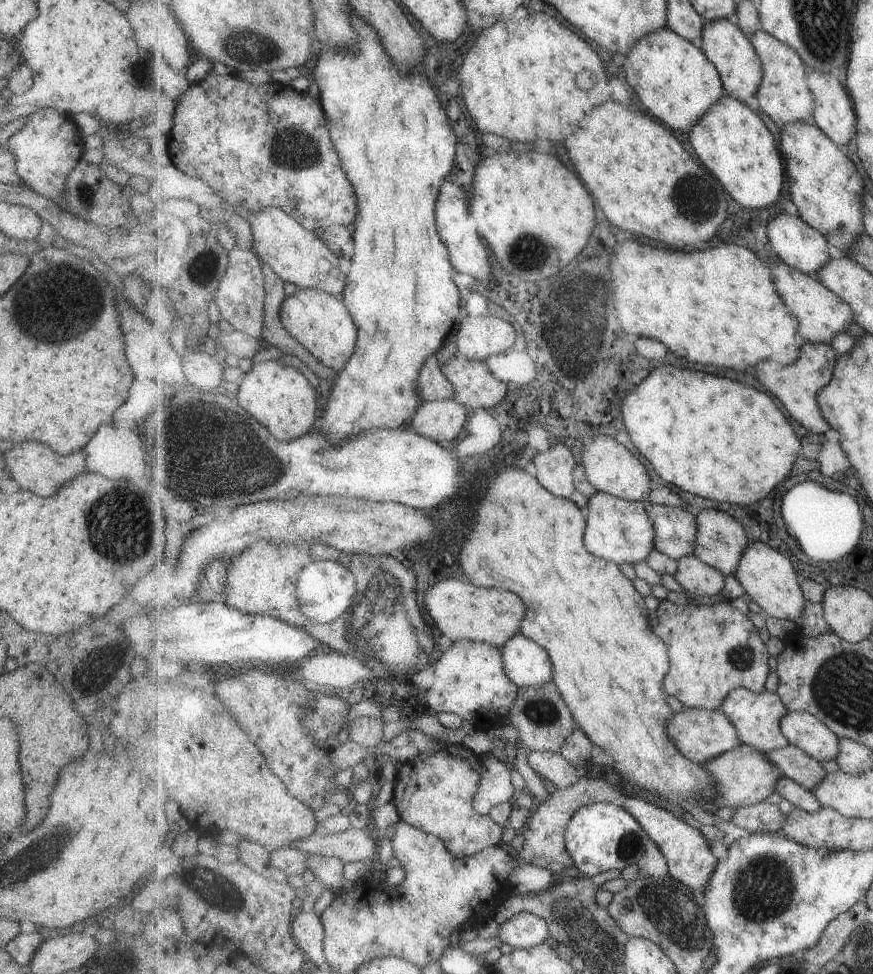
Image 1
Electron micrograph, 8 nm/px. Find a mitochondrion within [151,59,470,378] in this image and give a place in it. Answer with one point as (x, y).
(301, 151)

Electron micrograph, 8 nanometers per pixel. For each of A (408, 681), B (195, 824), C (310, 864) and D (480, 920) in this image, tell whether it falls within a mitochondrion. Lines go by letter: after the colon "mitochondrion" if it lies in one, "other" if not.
A: other
B: other
C: other
D: other

